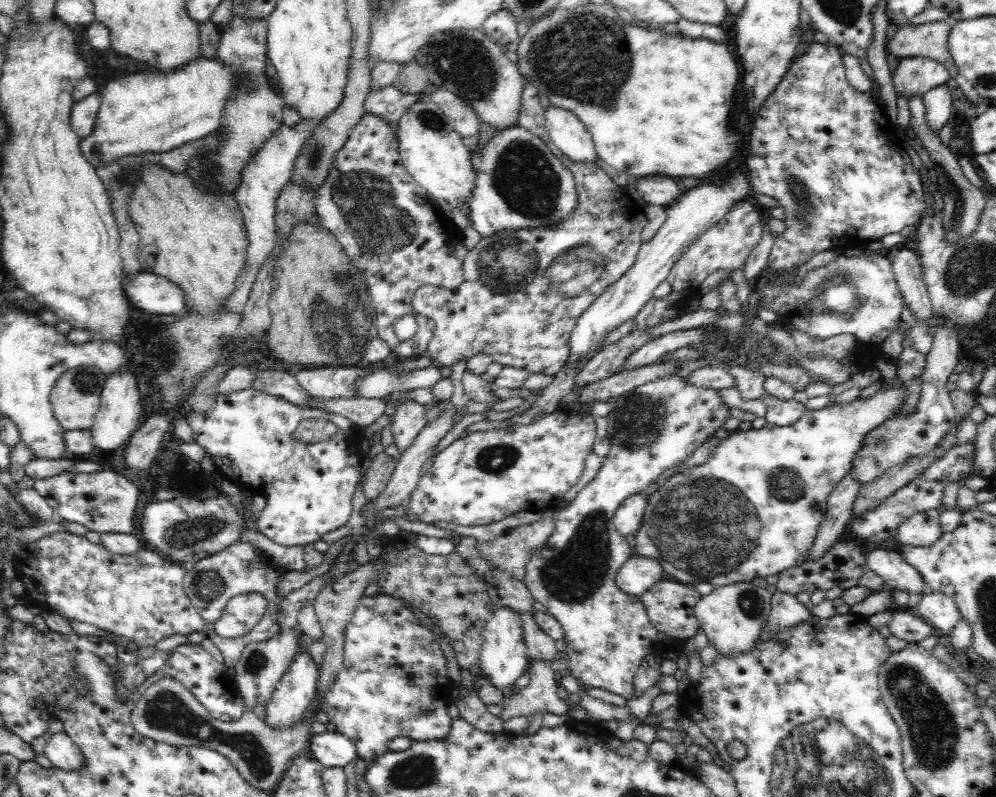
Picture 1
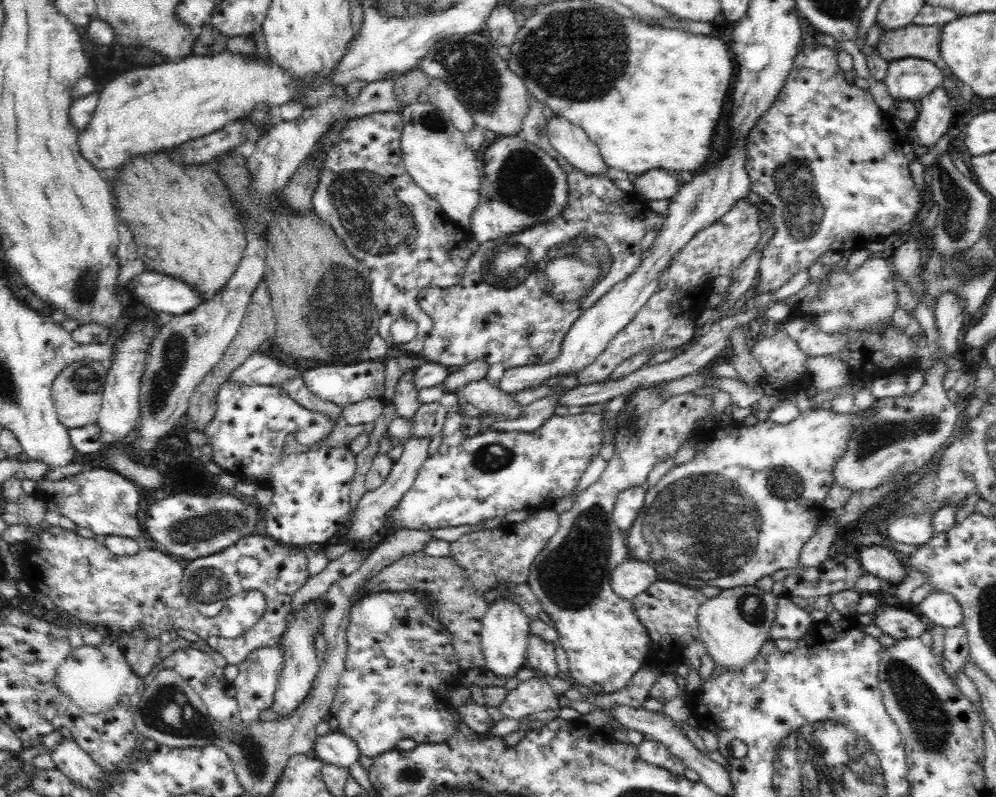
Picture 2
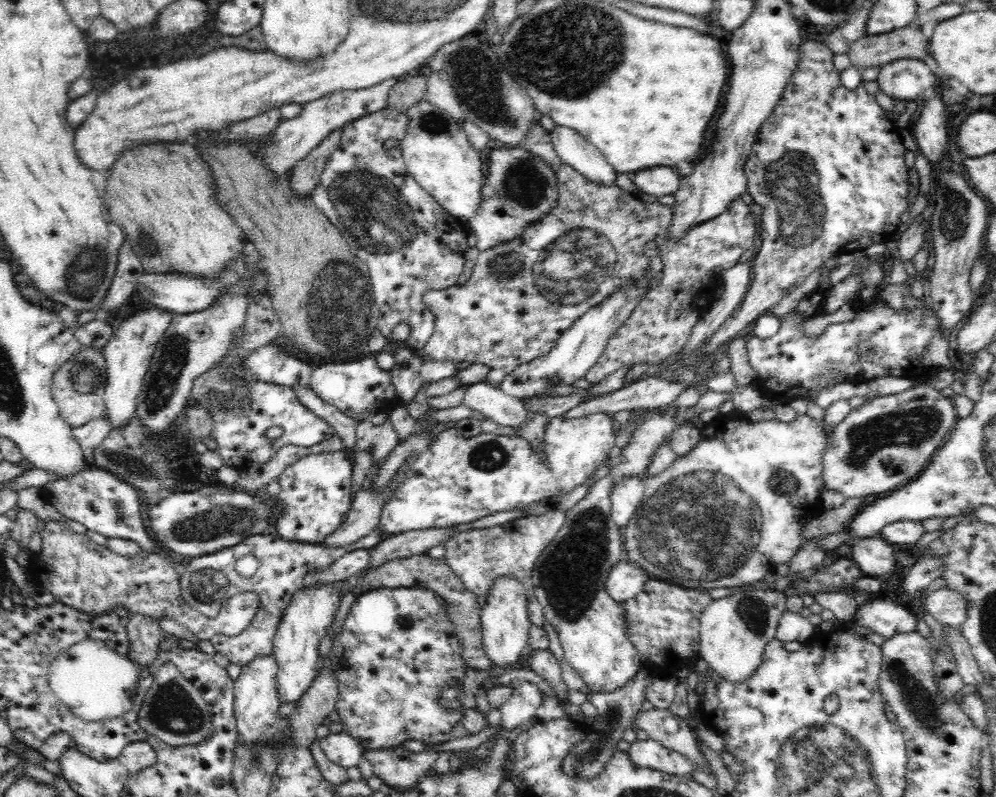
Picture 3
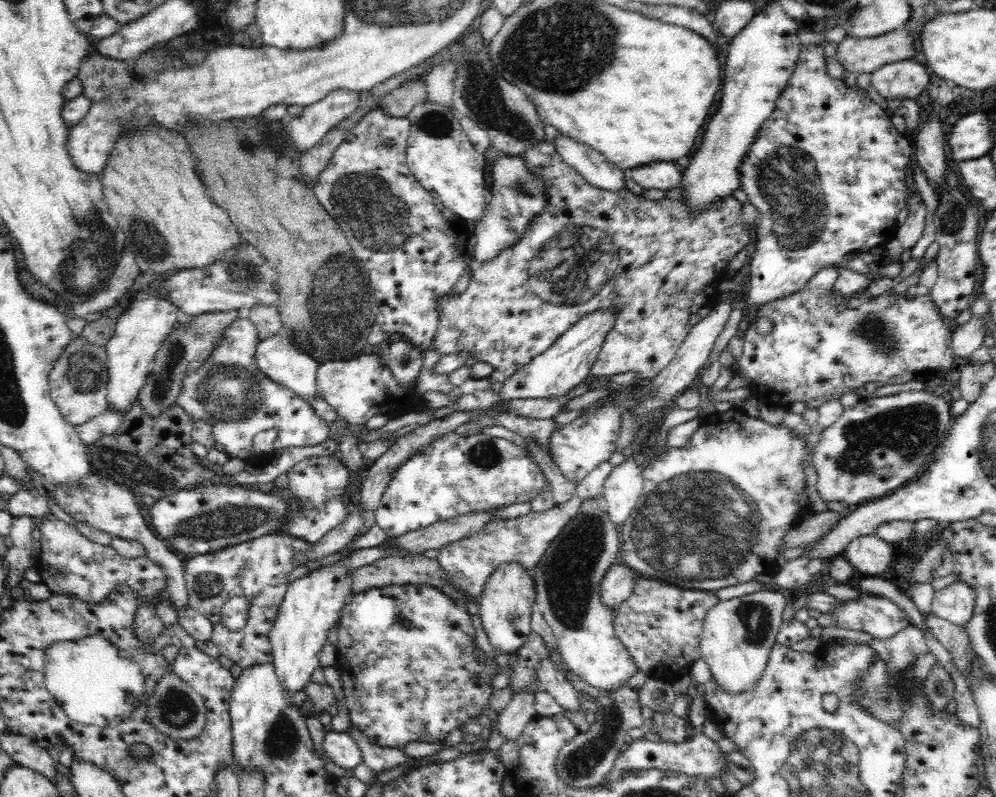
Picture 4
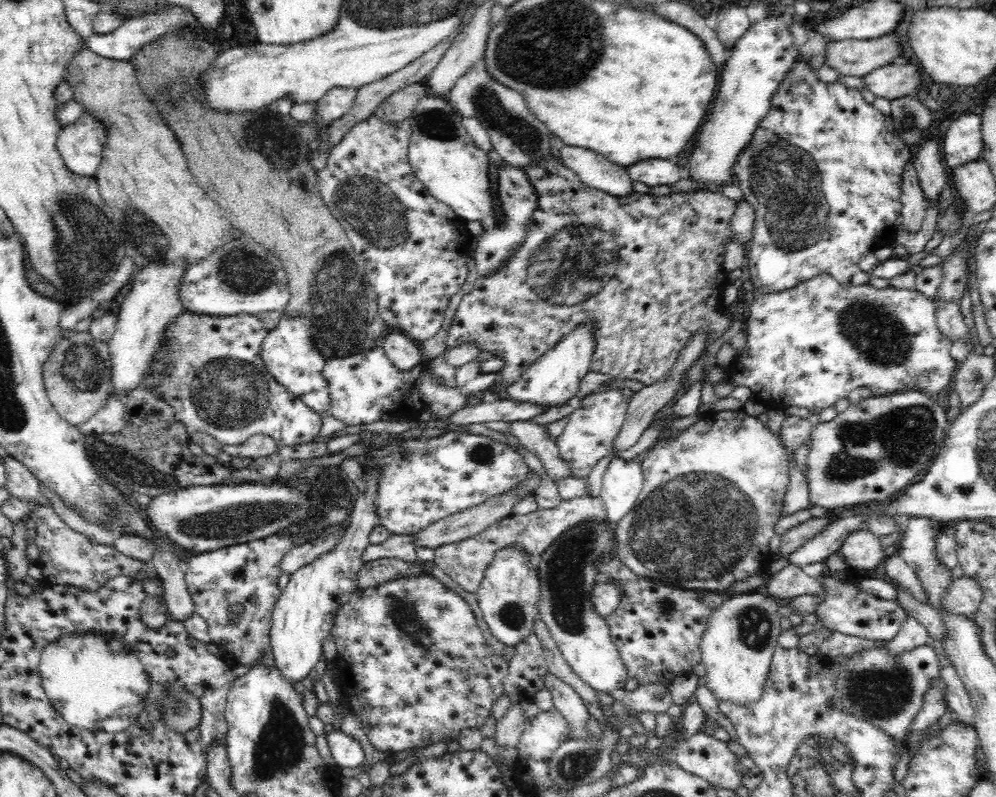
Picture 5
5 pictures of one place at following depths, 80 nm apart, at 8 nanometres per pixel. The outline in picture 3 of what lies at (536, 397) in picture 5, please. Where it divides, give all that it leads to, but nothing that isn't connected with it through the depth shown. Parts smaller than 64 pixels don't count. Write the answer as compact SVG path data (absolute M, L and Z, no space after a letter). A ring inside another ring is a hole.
M628 283L628 286L624 286L622 290L618 290L616 294L612 294L610 298L600 302L598 306L594 306L592 310L588 310L586 314L580 316L576 322L572 324L562 335L560 335L559 340L552 346L549 354L542 356L541 358L536 358L534 361L528 362L527 364L520 365L518 368L514 369L512 374L506 375L503 381L499 384L499 388L502 389L504 394L515 398L524 399L530 397L540 397L546 394L546 389L548 387L553 387L558 384L562 386L570 386L576 380L584 378L585 374L596 365L598 358L604 353L609 338L616 334L618 328L622 326L624 322L630 317L630 314L639 306L640 300L646 295L647 288L645 288L644 283L638 283L638 286L633 286L632 283Z

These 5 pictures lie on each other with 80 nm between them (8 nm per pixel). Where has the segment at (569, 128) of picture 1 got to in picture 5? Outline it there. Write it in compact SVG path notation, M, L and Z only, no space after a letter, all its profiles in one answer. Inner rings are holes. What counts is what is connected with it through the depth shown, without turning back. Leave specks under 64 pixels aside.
M564 145L558 159L589 187L620 198L634 192L627 167L618 166L592 150Z

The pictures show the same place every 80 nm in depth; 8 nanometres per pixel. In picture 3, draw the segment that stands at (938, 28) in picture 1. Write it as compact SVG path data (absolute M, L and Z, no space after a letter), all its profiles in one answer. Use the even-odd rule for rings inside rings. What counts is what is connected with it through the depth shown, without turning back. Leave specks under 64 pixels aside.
M902 27L884 34L862 36L852 42L848 41L848 48L844 53L848 55L850 65L862 72L867 68L881 67L895 60L929 61L928 40L927 30Z

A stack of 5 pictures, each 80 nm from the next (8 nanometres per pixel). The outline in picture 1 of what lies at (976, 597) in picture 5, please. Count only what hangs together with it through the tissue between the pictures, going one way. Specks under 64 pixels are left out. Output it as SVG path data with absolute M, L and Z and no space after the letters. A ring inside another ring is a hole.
M927 591L916 607L918 615L930 622L934 628L942 630L943 635L948 634L961 619L956 601L944 593Z

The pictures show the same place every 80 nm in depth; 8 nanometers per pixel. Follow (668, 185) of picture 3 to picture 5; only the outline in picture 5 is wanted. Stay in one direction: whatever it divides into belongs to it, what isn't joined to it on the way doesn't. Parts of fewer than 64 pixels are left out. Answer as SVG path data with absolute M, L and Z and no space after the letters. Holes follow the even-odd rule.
M662 158L634 162L627 166L627 171L634 182L644 182L651 187L660 184L674 184L684 175L682 168Z

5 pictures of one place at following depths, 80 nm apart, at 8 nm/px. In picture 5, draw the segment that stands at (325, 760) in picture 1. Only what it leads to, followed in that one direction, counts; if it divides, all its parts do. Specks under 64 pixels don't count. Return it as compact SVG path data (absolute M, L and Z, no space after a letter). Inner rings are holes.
M334 730L328 733L327 741L337 768L357 770L366 761L363 746L350 735Z

